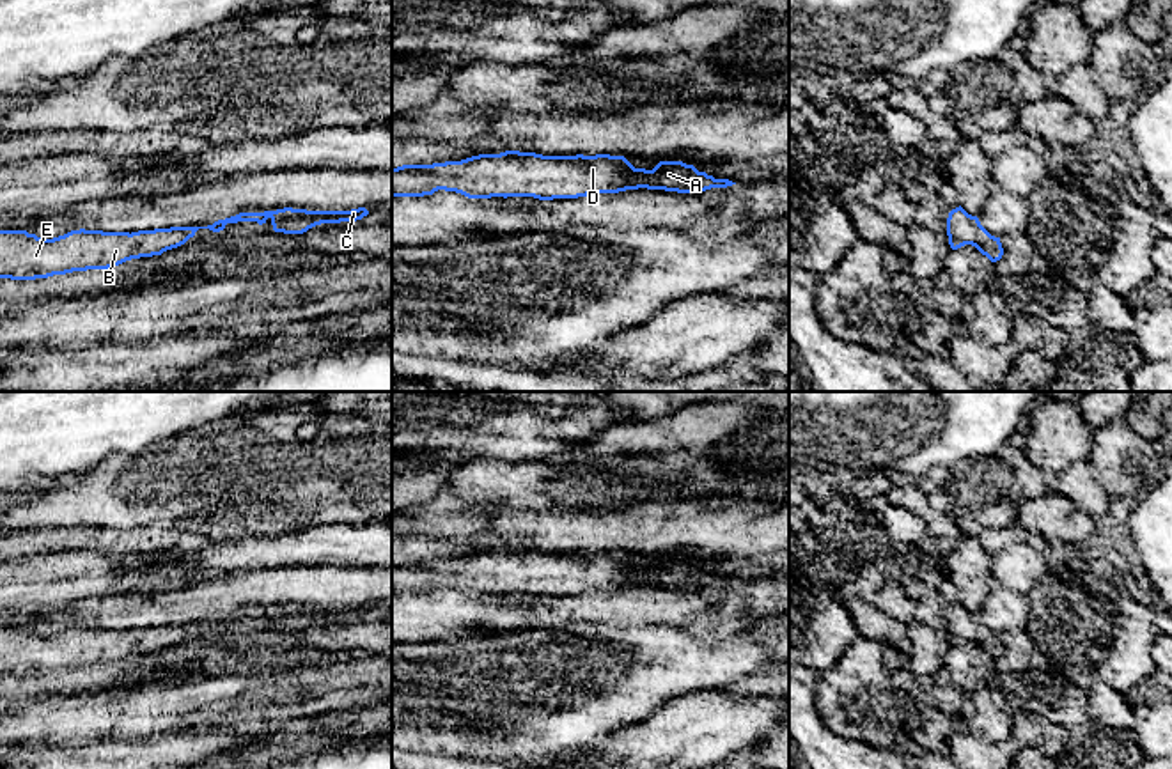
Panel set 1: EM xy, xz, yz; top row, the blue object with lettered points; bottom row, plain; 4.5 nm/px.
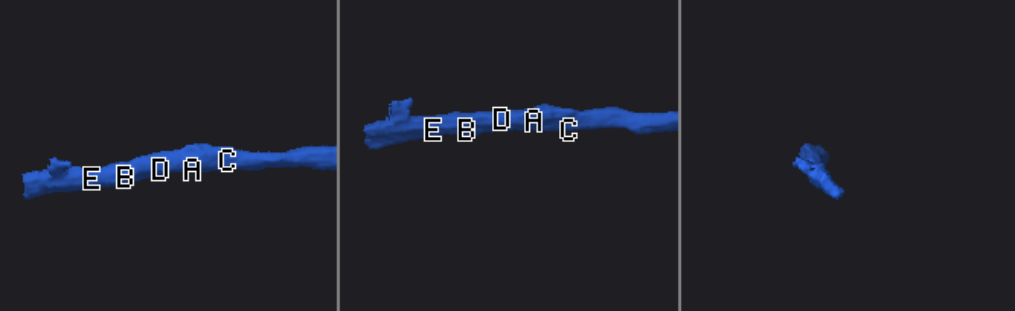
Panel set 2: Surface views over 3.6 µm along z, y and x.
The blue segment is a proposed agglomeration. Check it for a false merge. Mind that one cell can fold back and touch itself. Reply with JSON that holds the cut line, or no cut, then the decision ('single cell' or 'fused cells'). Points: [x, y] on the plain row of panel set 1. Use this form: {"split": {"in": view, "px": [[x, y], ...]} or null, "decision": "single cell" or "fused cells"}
{"split": null, "decision": "single cell"}

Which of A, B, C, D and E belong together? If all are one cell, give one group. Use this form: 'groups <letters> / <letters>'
groups A B C D E

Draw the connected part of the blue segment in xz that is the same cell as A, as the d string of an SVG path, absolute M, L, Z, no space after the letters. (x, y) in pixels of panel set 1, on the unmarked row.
M505 548L461 558L402 562L392 565L392 594L424 594L438 586L468 595L534 594L578 595L626 586L700 590L736 579L715 576L683 558L660 558L652 567L635 565L624 553L543 553Z

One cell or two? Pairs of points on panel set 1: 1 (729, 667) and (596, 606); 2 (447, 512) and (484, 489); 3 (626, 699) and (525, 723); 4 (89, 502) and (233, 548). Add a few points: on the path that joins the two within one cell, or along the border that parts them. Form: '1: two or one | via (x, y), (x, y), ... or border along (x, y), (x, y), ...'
1: two | border along (601, 622), (610, 626), (667, 624), (683, 633)
2: two | border along (444, 493), (454, 502)
3: one | via (601, 699), (555, 699), (550, 704)
4: two | border along (252, 534), (211, 541)

